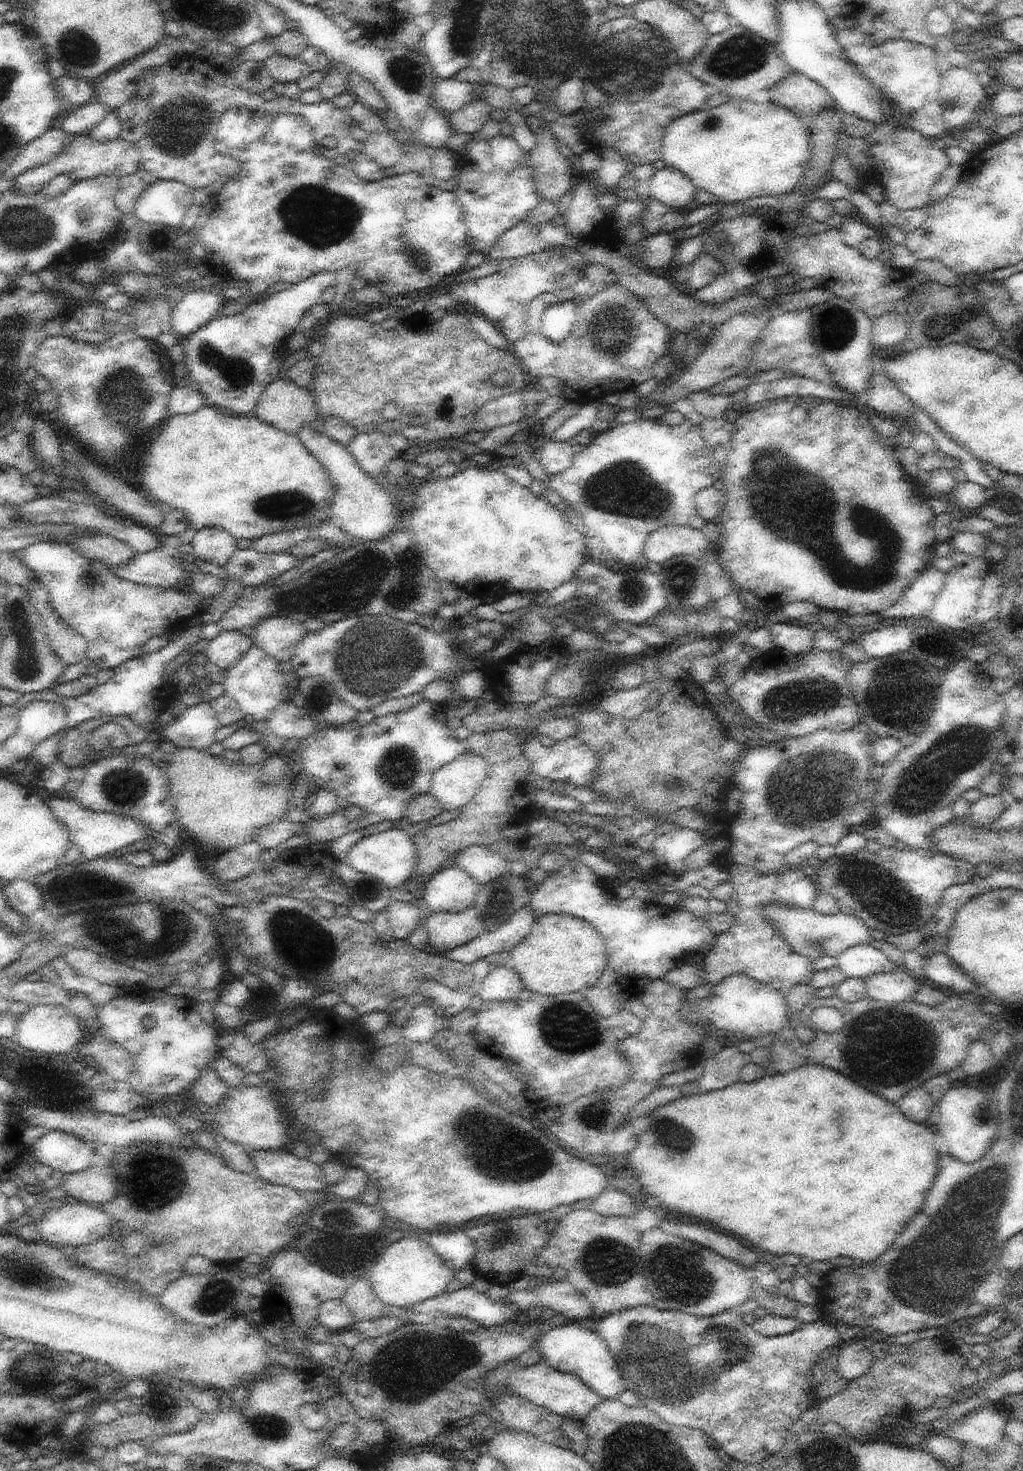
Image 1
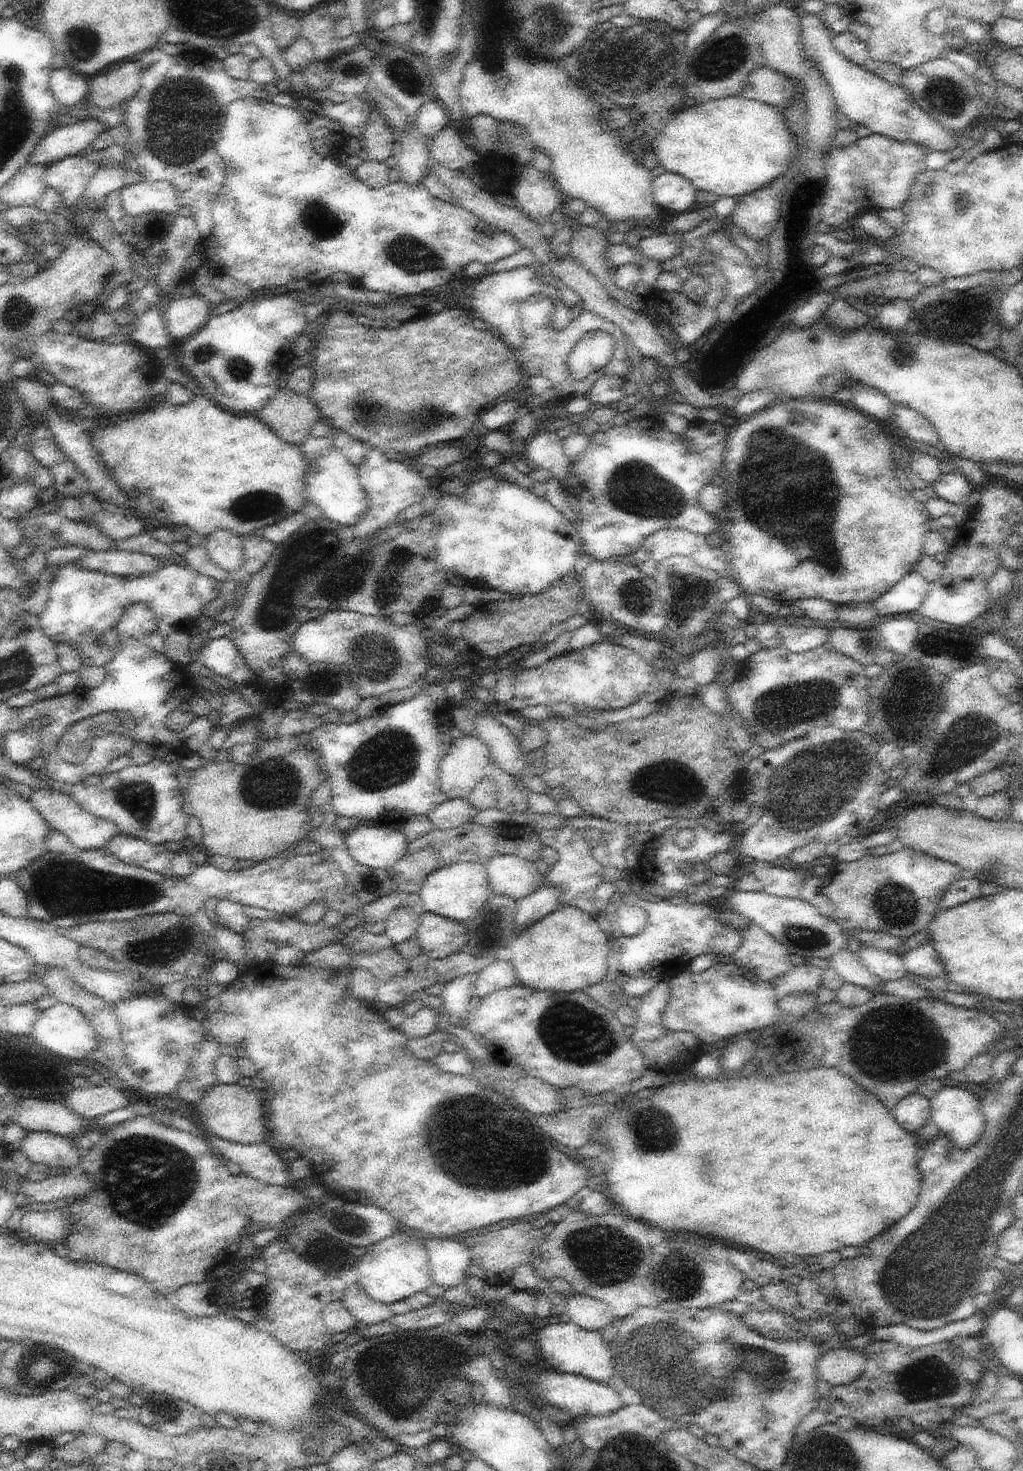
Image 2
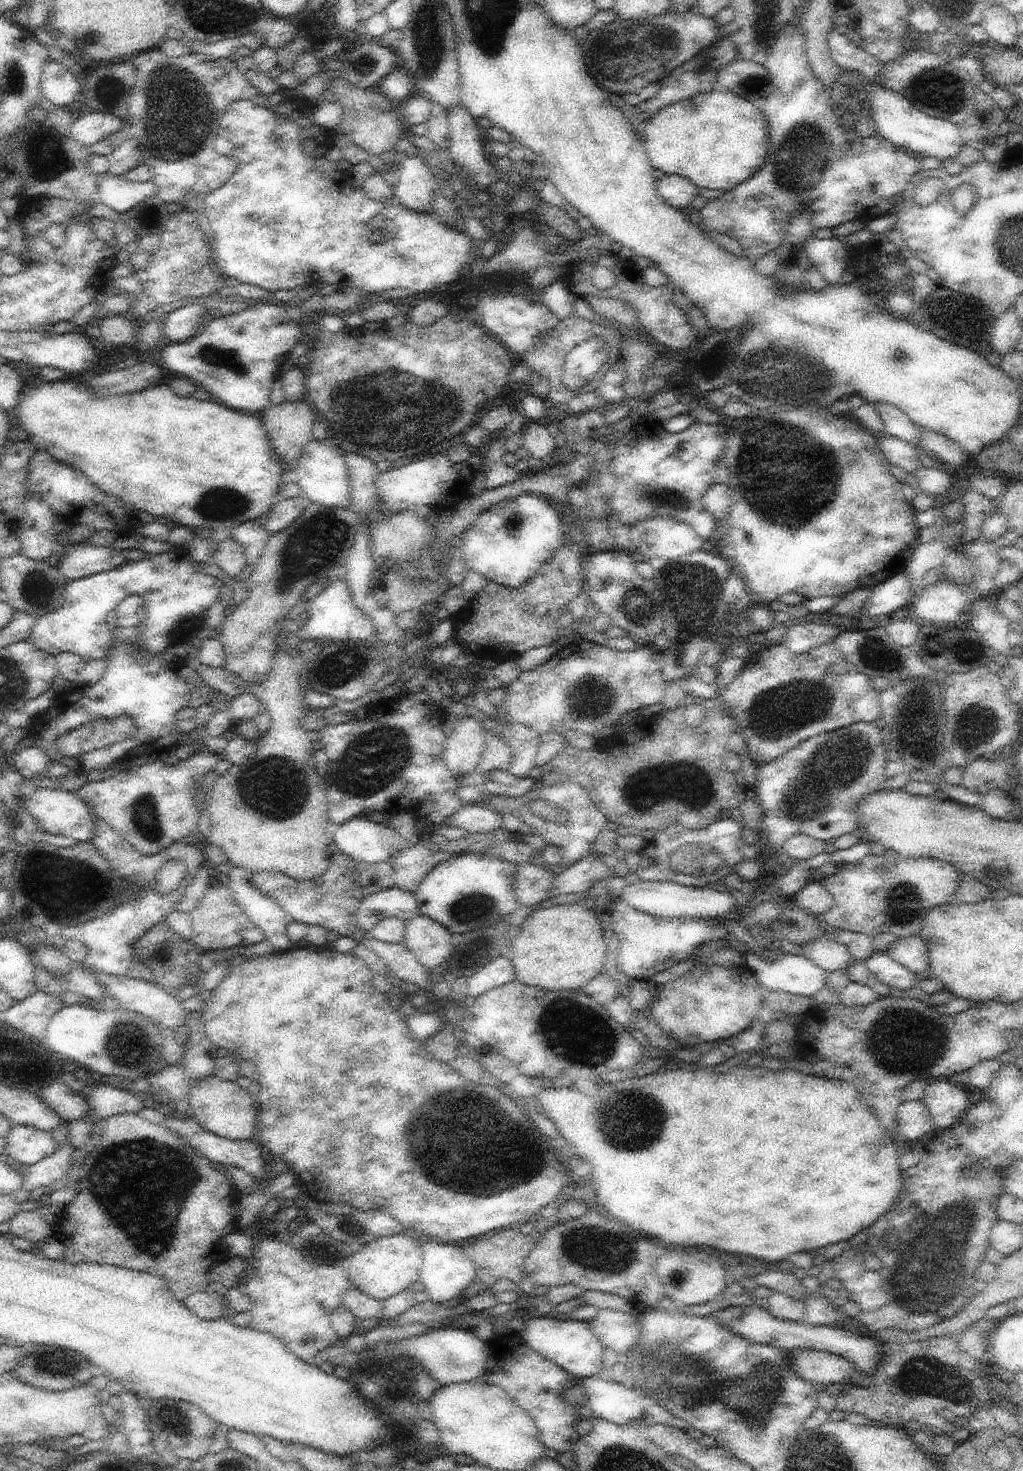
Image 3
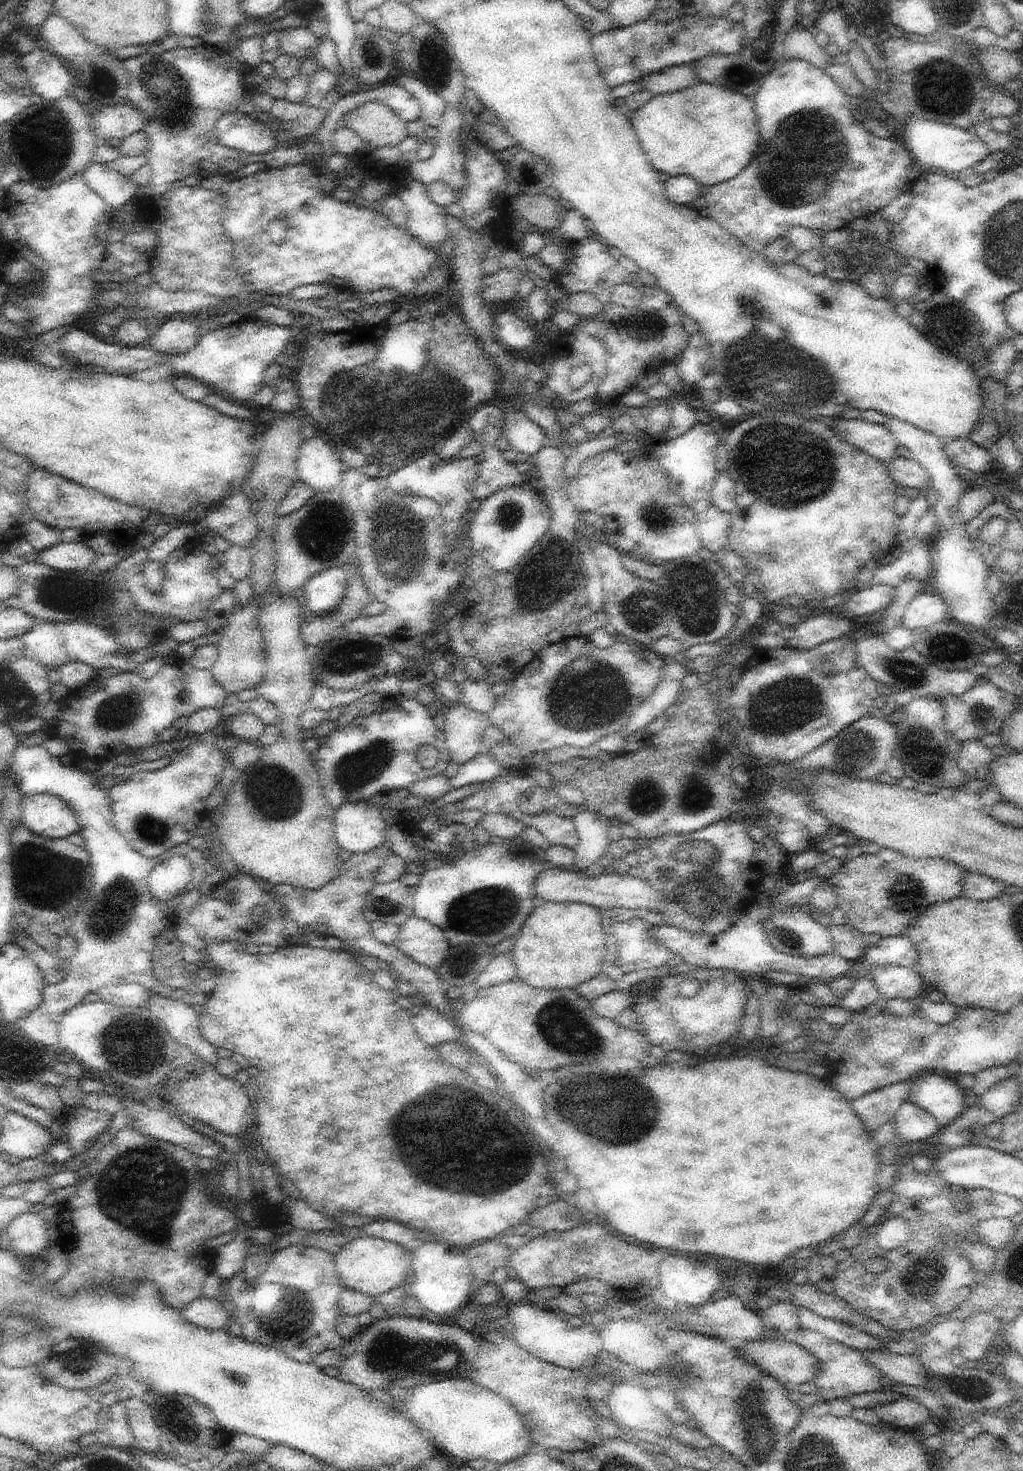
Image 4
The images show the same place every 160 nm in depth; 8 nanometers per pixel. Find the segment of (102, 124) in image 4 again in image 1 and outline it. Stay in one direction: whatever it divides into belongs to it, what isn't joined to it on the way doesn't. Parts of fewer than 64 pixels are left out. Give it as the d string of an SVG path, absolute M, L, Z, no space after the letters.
M53 126L26 145L26 148L8 165L5 179L13 181L23 172L46 164L57 157L70 142L71 136L65 130Z

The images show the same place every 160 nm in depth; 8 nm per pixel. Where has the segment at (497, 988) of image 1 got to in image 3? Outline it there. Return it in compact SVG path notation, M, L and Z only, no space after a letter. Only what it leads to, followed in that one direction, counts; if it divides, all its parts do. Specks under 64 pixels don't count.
M500 954L478 969L469 980L467 991L470 995L479 997L492 988L508 984L514 979L516 979L516 973L511 957Z

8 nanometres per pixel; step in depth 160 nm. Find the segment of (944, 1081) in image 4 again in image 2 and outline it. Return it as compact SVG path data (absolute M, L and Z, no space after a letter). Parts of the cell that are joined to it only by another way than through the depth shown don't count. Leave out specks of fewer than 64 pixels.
M944 1084L929 1101L931 1121L957 1147L970 1148L985 1131L981 1097L976 1096L976 1092L970 1092L968 1085Z

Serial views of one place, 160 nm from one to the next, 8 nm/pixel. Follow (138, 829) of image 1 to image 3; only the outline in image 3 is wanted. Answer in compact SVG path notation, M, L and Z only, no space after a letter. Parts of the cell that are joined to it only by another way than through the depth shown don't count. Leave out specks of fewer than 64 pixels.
M45 783L38 788L27 799L29 816L36 824L51 835L64 835L78 841L91 841L95 834L95 816L89 806L78 796L78 793L61 790L56 786Z

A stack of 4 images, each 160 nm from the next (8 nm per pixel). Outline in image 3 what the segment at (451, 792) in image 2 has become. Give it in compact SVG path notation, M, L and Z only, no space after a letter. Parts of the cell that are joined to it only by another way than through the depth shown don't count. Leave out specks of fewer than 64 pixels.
M472 716L464 717L454 728L450 737L447 738L443 757L448 770L456 776L464 776L477 770L481 764L481 758L486 748L487 732L483 724Z

